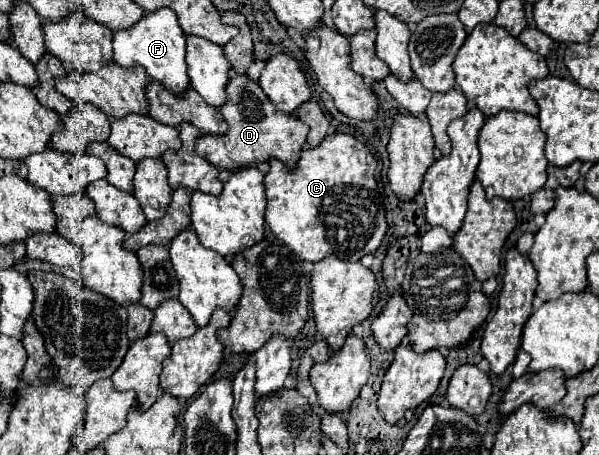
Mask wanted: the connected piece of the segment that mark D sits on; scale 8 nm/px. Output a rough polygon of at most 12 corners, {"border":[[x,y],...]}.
{"border":[[233,69],[219,107],[229,131],[197,155],[227,171],[271,157],[295,167],[305,123]]}

